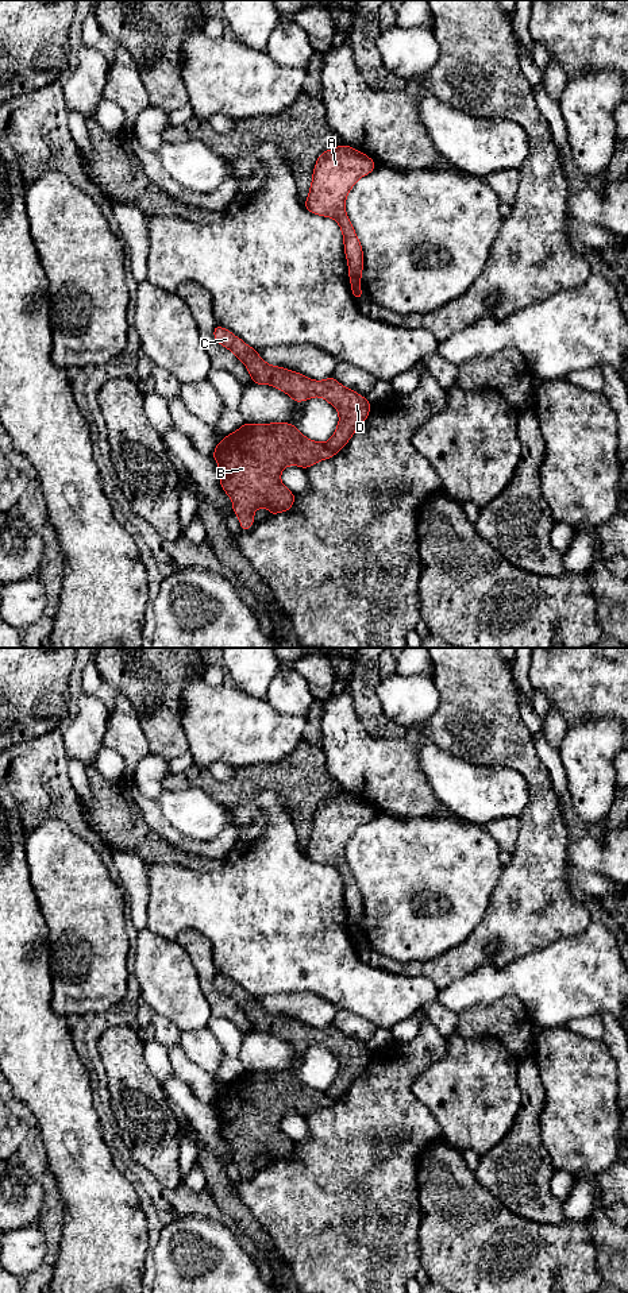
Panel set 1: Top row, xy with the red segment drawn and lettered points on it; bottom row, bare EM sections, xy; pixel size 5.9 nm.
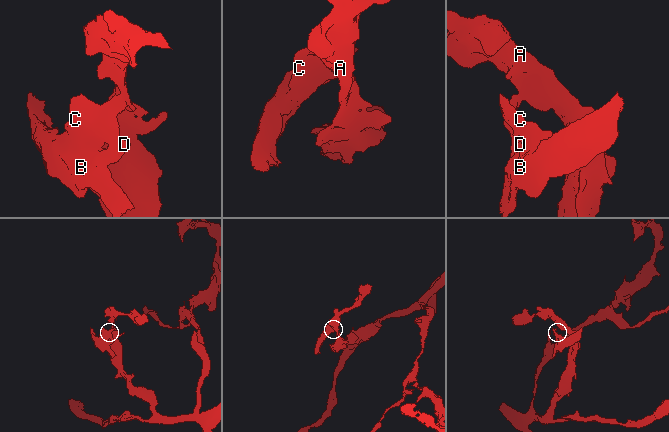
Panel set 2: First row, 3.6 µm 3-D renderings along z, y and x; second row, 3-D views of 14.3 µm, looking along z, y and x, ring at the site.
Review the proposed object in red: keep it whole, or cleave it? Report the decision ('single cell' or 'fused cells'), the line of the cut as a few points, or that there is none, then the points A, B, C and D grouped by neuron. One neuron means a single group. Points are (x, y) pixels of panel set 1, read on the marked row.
fused cells; cut xy (350, 280), (358, 285); groups A / B C D

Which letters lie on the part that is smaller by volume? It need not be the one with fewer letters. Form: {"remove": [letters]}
{"remove": ["B", "C", "D"]}

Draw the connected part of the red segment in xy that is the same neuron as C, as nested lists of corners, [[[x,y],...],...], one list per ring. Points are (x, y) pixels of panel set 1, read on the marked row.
[[[215,324],[213,337],[247,367],[253,383],[270,385],[297,404],[321,397],[339,414],[334,435],[324,443],[305,437],[288,422],[244,422],[216,443],[211,456],[219,466],[220,486],[232,501],[240,530],[247,530],[253,528],[257,509],[266,507],[273,516],[293,507],[296,495],[281,482],[282,470],[289,466],[305,470],[335,456],[363,425],[371,404],[334,377],[313,381],[297,371],[270,366],[259,358],[258,350],[220,325]]]

